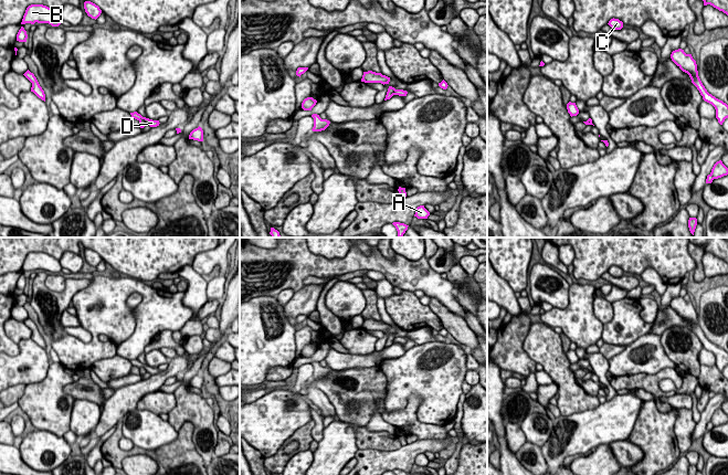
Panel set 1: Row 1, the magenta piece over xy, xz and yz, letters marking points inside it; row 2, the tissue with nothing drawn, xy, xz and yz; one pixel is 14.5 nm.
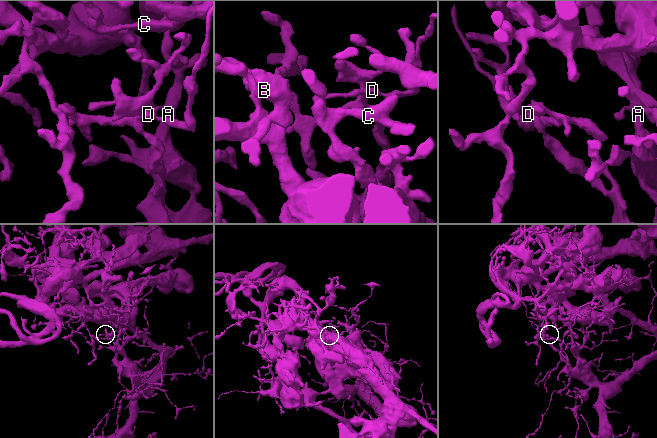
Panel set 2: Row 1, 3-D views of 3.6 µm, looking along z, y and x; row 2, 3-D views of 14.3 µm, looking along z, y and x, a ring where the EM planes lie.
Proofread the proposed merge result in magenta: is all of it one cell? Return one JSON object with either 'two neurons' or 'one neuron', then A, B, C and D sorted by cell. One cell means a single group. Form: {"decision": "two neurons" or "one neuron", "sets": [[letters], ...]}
{"decision": "two neurons", "sets": [["A"], ["B", "C", "D"]]}

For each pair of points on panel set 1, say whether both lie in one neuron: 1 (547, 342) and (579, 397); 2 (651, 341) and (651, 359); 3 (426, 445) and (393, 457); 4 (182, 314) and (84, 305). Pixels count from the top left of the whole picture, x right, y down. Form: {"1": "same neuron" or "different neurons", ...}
{"1": "same neuron", "2": "same neuron", "3": "same neuron", "4": "same neuron"}

